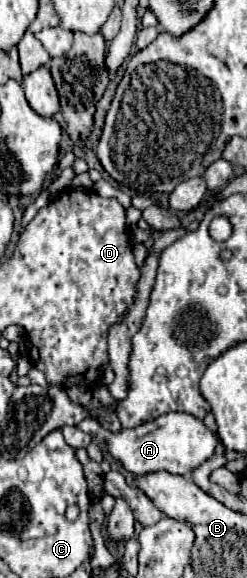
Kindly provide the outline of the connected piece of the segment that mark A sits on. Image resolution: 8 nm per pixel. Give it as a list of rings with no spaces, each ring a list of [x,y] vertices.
[[[181,411],[161,415],[153,421],[145,421],[137,427],[121,429],[117,433],[101,427],[97,421],[83,421],[79,429],[83,429],[95,441],[99,441],[113,459],[117,459],[127,471],[135,475],[153,473],[153,471],[169,471],[177,475],[191,473],[203,461],[213,457],[213,451],[217,445],[217,437],[205,427],[201,419],[189,413],[181,413]]]

